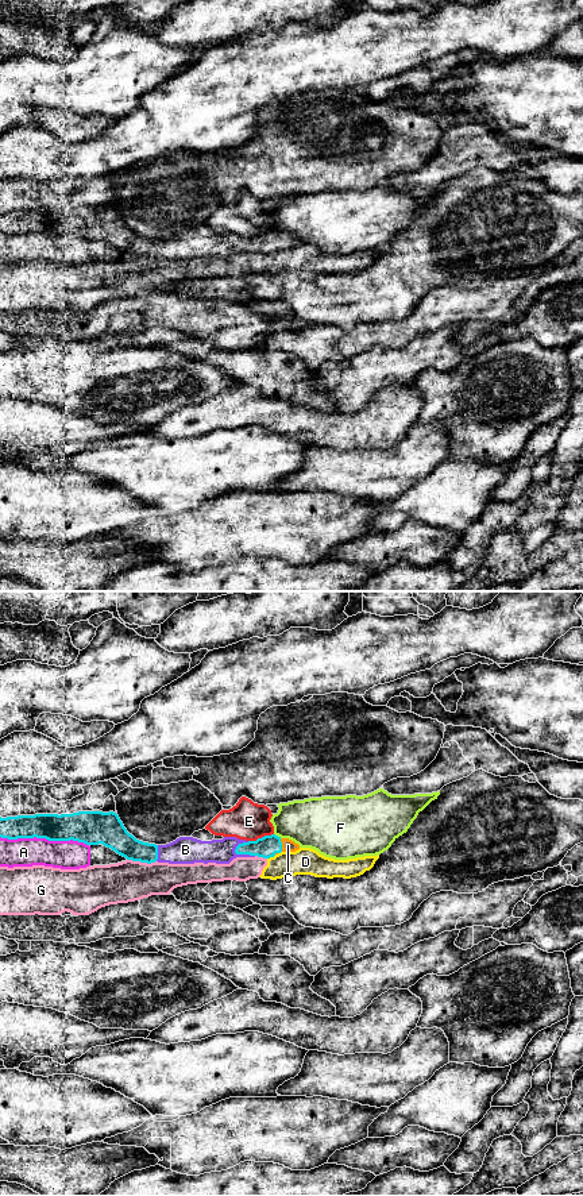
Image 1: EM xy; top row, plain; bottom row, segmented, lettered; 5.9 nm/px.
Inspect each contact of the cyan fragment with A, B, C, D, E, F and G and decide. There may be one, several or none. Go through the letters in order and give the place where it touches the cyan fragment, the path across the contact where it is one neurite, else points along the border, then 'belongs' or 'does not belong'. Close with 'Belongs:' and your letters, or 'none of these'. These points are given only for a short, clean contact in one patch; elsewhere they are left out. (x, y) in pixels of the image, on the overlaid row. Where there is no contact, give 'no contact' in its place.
A: contact xy (45, 837); does not belong
B: contact xy (243, 853); belongs
C: contact xy (281, 845); belongs
D: contact xy (271, 856); border xy (275, 855), (267, 859); does not belong
E: contact xy (262, 837); does not belong
F: contact xy (277, 836); does not belong
G: contact xy (142, 861); does not belong
Belongs: B, C

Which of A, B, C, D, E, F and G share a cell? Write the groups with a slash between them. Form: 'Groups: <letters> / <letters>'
Groups: A / B C / D G / E / F

